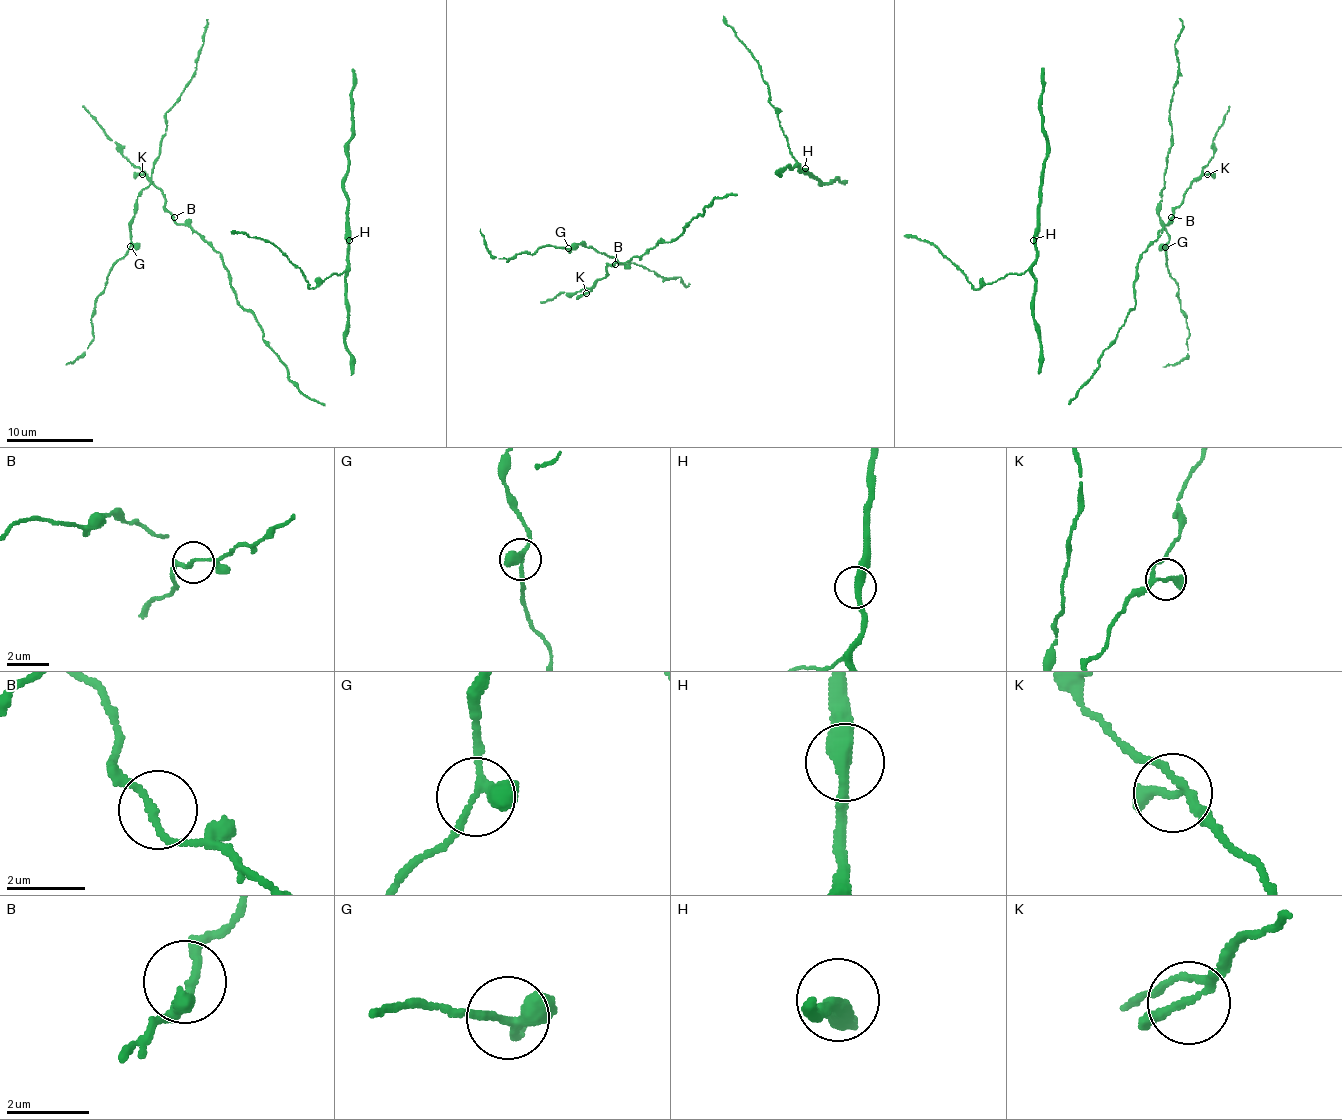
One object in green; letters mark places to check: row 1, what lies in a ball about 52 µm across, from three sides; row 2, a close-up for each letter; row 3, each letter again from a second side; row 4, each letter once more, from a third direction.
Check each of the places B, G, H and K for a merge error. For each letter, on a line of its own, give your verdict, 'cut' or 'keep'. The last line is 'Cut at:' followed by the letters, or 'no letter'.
B: keep
G: keep
H: keep
K: keep
Cut at: no letter

